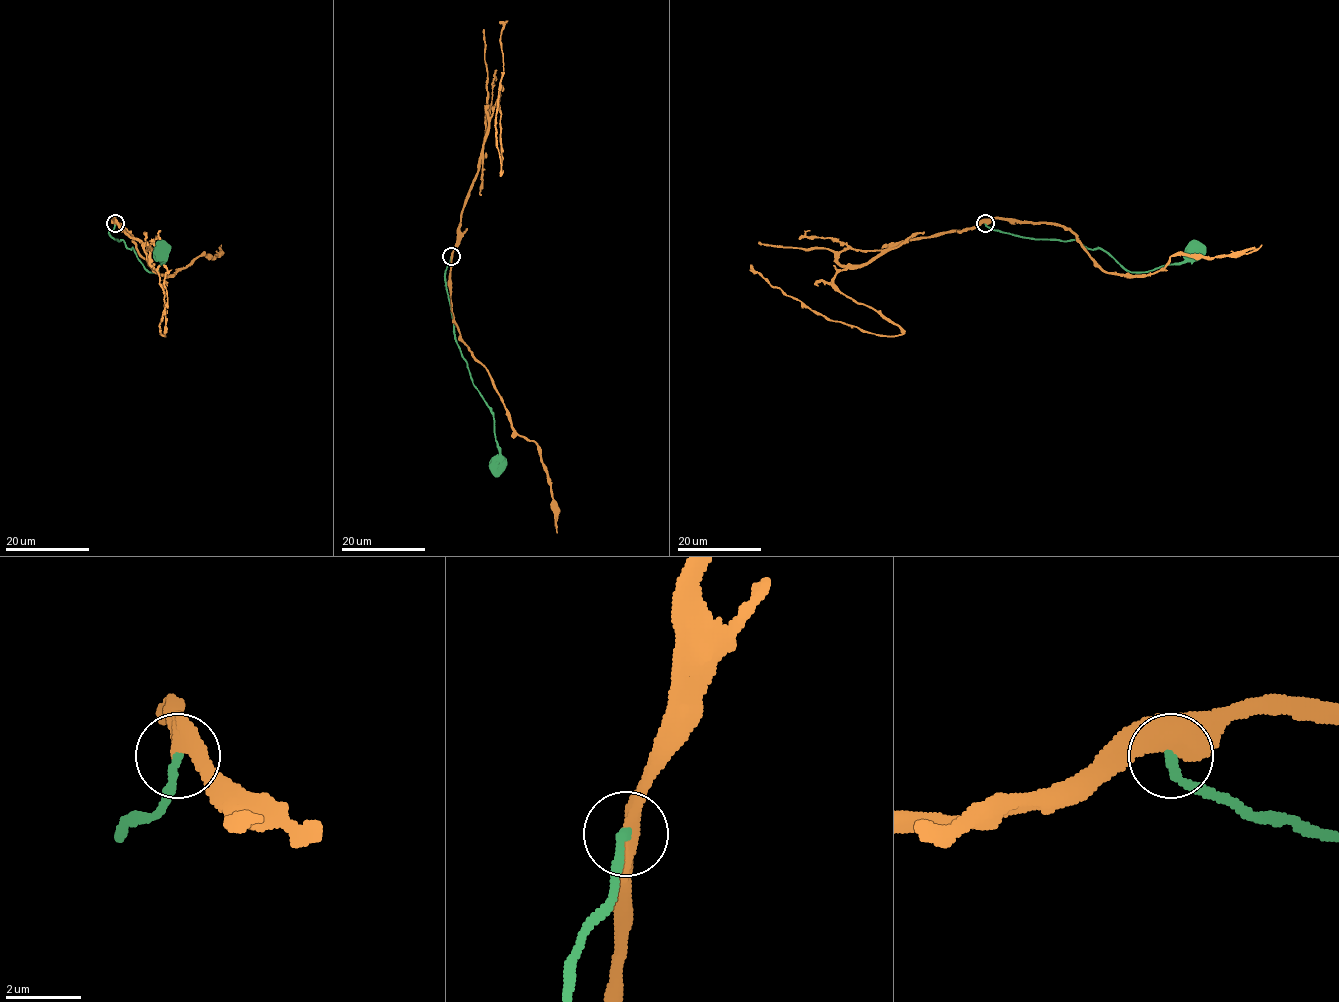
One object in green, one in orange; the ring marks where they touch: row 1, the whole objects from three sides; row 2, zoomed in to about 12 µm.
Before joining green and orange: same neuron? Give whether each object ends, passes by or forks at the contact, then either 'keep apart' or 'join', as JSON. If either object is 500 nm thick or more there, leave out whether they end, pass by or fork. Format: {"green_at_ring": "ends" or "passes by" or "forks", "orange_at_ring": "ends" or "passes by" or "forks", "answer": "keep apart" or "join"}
{"green_at_ring": "ends", "orange_at_ring": "passes by", "answer": "keep apart"}

